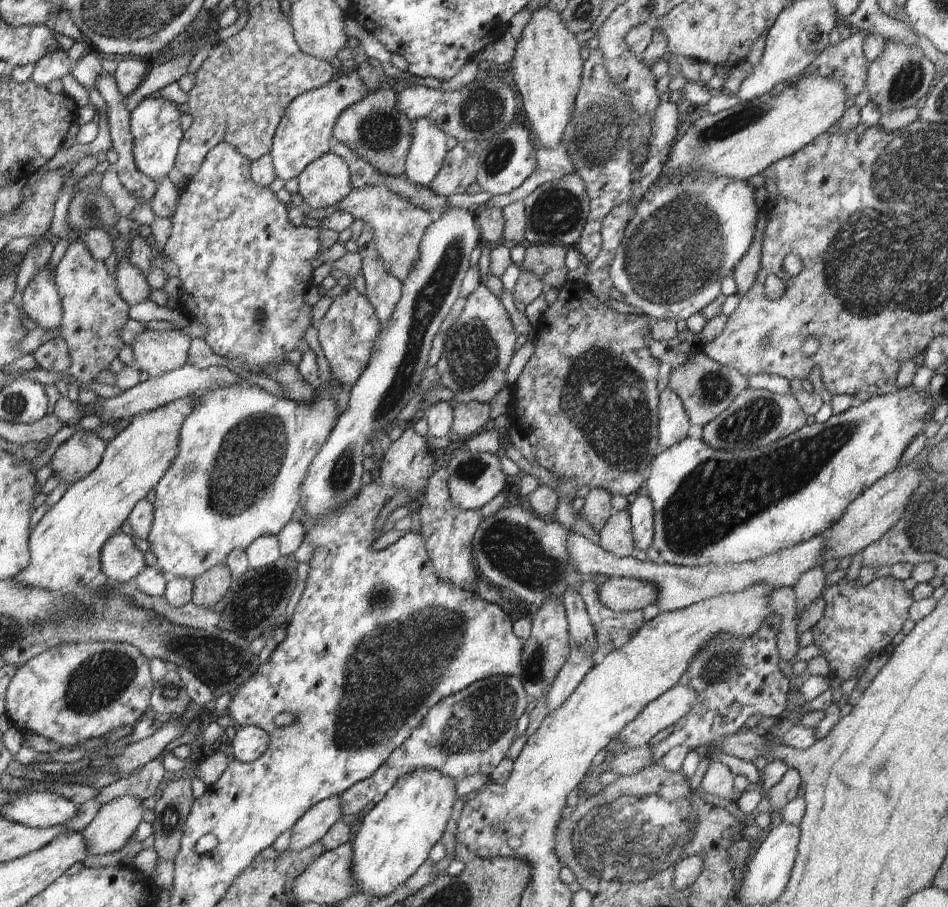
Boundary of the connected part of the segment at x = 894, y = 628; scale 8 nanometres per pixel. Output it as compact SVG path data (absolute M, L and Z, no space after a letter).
M892 576L882 577L862 586L860 582L845 578L832 586L826 585L821 596L826 603L824 616L813 628L813 642L820 646L822 656L828 660L834 681L858 679L858 670L892 643L909 619L914 600L900 581Z

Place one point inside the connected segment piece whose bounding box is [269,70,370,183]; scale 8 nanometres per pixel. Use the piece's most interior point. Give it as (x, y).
(305, 133)

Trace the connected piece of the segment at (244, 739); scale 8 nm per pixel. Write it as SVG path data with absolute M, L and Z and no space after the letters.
M246 725L236 732L230 749L238 761L252 763L264 755L270 742L266 730L255 725Z

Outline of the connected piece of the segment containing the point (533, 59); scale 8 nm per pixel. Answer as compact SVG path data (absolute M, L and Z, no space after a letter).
M540 8L531 14L531 20L523 29L522 37L515 46L515 56L511 61L514 82L524 101L524 112L530 121L532 137L536 144L544 149L554 149L562 144L565 129L571 124L584 62L580 56L580 49L578 40L565 28L559 14L548 8Z

